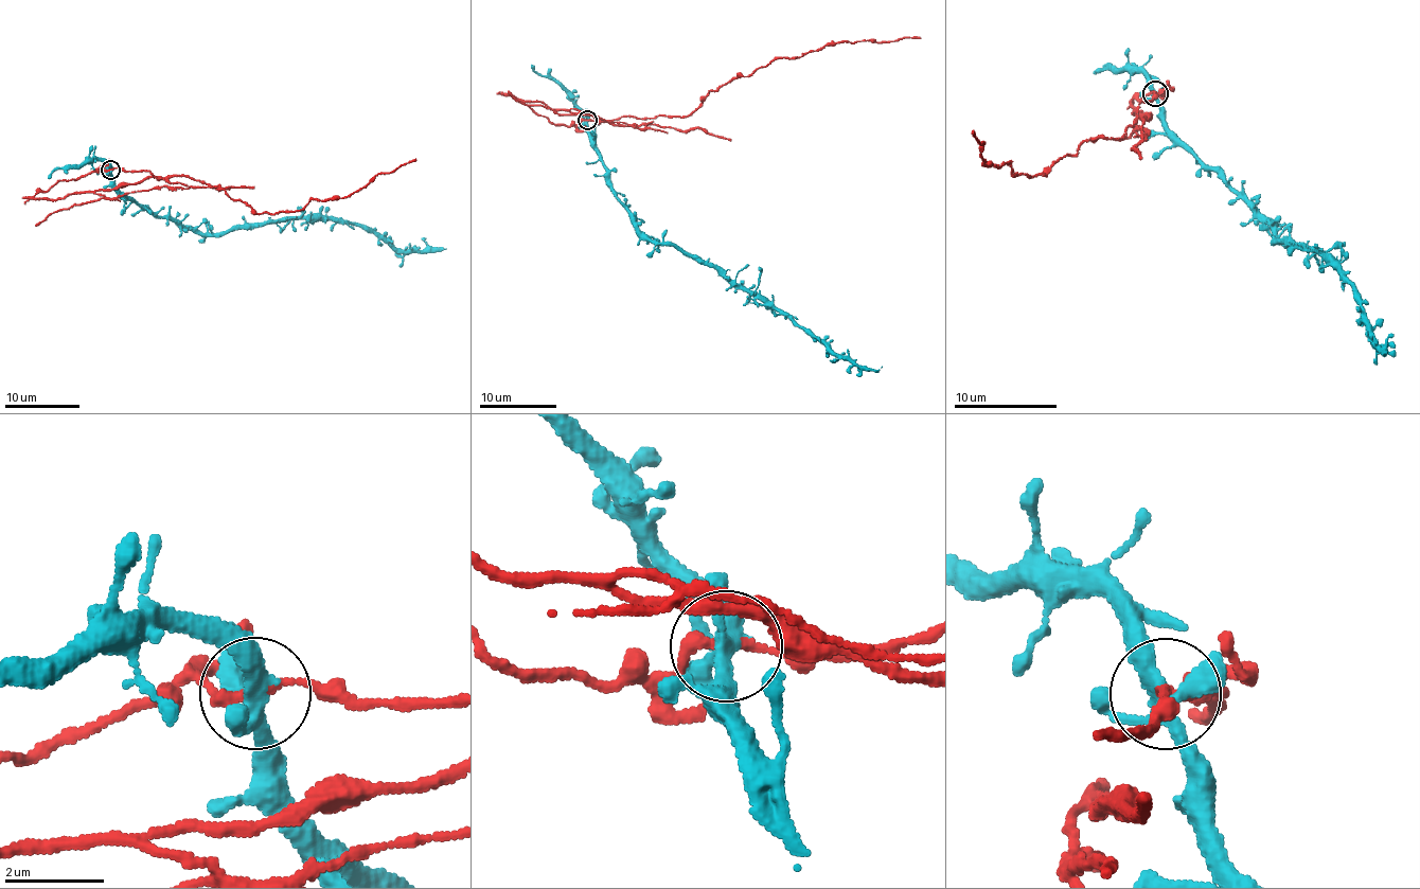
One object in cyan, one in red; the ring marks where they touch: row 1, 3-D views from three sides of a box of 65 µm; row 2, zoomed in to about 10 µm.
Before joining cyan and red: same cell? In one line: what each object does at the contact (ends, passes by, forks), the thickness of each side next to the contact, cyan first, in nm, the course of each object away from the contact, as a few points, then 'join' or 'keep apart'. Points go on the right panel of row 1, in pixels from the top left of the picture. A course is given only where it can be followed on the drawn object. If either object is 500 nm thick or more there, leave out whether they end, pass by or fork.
cyan forks; red passes by; calibres 340 and 200 nm; course cyan (1154, 93), (1197, 158), (1244, 192), (1272, 242), (1315, 251), (1345, 277), (1377, 354); course red (1154, 93), (1120, 139), (1088, 138), (1046, 176), (1013, 176), (1008, 162), (984, 166), (982, 142), (973, 130); keep apart

